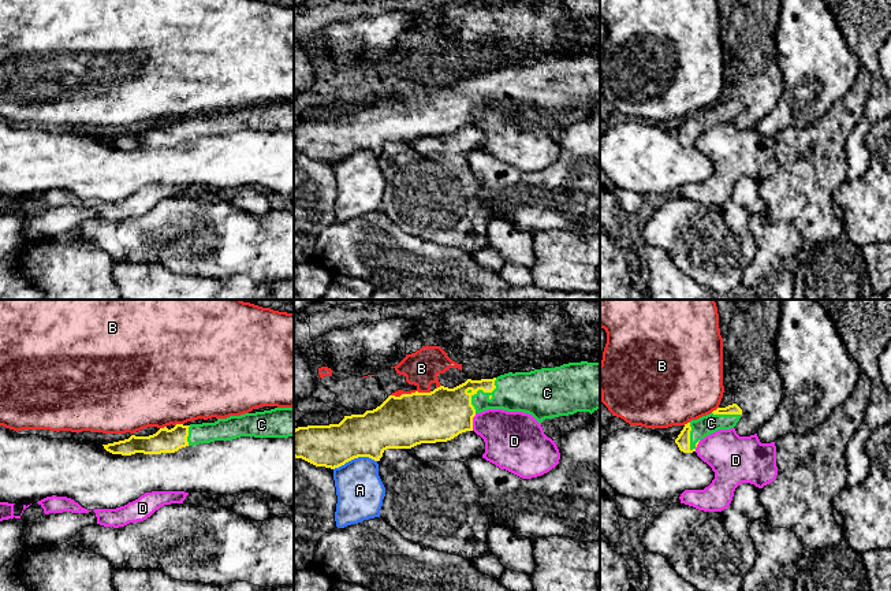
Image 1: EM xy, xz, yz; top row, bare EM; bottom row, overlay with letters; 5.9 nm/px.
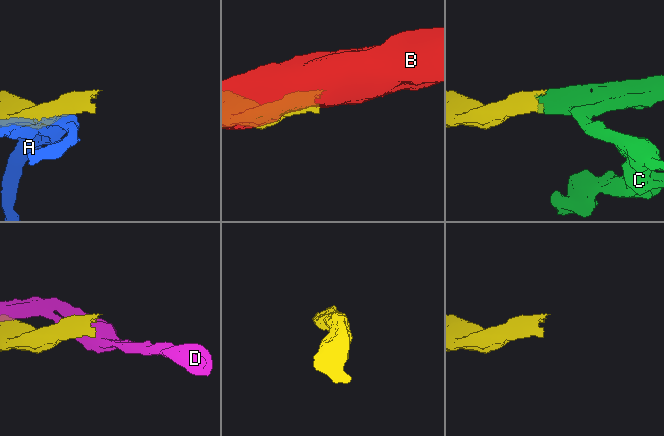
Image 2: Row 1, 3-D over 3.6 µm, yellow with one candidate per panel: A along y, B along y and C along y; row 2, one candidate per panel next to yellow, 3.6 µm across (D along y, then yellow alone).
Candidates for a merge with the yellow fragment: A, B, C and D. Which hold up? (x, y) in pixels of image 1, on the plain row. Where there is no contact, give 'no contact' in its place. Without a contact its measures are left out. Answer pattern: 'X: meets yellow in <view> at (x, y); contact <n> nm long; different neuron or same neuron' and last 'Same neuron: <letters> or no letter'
A: meets yellow in xz at (354, 151); contact 260 nm long; different neuron
B: meets yellow in xz at (409, 88); contact 260 nm long; different neuron
C: meets yellow in xz at (480, 82); contact 240 nm long; same neuron
D: meets yellow in xz at (472, 115); contact 110 nm long; different neuron
Same neuron: C

